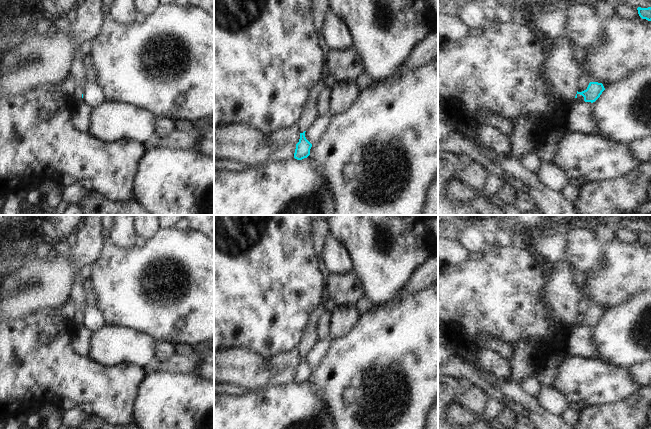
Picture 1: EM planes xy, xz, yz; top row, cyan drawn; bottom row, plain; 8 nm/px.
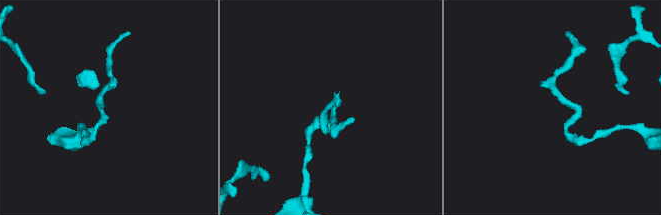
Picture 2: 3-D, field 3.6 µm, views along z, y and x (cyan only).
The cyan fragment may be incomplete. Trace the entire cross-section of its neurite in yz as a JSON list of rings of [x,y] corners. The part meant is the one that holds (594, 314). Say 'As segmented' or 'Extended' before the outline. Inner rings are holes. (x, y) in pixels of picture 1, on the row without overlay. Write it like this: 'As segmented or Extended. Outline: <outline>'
Extended. Outline: [[[563,257],[556,262],[557,269],[549,276],[544,291],[544,299],[548,309],[548,317],[575,327],[577,319],[584,321],[585,326],[595,326],[605,314],[602,307],[590,306],[587,313],[578,316],[578,302],[583,298],[582,289],[576,287],[568,266],[572,264]]]

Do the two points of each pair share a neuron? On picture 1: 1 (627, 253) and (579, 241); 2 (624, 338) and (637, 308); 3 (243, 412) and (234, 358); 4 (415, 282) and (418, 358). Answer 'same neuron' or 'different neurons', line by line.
1: different neurons
2: same neuron
3: different neurons
4: different neurons

